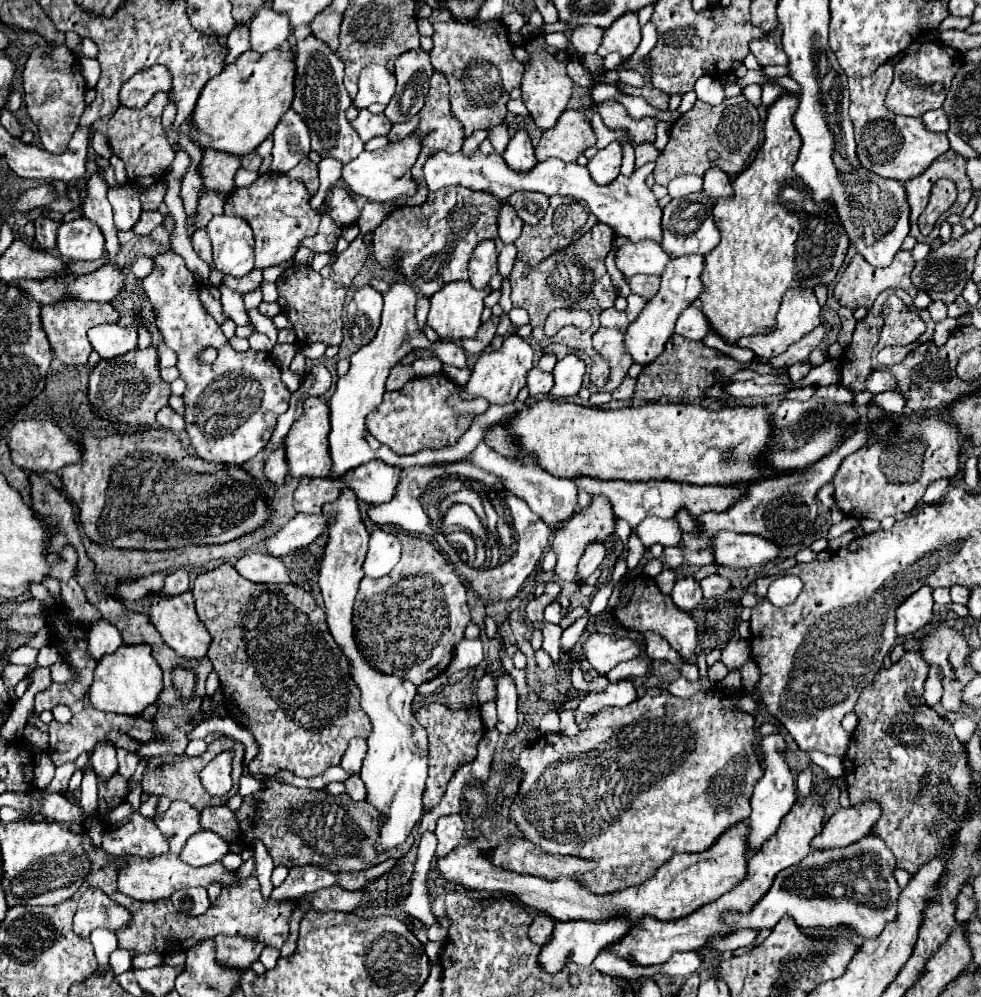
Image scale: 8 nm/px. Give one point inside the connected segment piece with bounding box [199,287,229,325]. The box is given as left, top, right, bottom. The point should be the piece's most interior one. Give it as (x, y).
(213, 306)

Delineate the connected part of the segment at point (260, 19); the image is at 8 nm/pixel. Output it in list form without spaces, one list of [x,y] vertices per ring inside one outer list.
[[[271,7],[259,9],[249,27],[251,27],[251,49],[257,53],[267,53],[275,47],[281,47],[291,33],[289,17],[285,17],[285,13],[277,13]]]

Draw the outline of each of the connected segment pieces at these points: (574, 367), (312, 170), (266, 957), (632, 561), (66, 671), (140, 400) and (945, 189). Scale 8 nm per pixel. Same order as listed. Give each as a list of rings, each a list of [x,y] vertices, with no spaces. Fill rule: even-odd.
[[[571,353],[555,365],[553,375],[555,375],[555,385],[551,389],[551,395],[555,399],[577,395],[585,375],[585,361],[581,361],[577,355]]]
[[[309,159],[305,161],[299,161],[289,173],[289,177],[293,179],[303,179],[303,183],[307,185],[309,193],[315,193],[317,191],[317,185],[319,185],[319,173],[317,173],[317,165]]]
[[[265,947],[259,957],[259,961],[265,965],[265,969],[271,969],[277,963],[277,959],[279,959],[279,949],[275,949],[275,947]]]
[[[631,535],[627,551],[629,551],[629,555],[627,555],[628,573],[631,573],[633,569],[639,567],[639,561],[643,559],[643,553],[645,553],[645,545],[639,541],[639,537]]]
[[[59,661],[51,667],[51,675],[53,675],[53,681],[55,683],[65,683],[65,681],[71,681],[73,679],[73,671],[69,669],[69,665],[65,665],[65,661]]]
[[[155,347],[129,351],[115,359],[101,359],[89,375],[89,401],[95,413],[109,423],[145,427],[155,423],[155,413],[167,405],[171,387],[159,375],[159,355]]]
[[[939,179],[932,186],[929,201],[925,207],[925,211],[921,213],[918,224],[923,235],[928,235],[935,227],[937,219],[949,211],[949,207],[955,203],[957,199],[957,187],[953,181],[949,179]]]

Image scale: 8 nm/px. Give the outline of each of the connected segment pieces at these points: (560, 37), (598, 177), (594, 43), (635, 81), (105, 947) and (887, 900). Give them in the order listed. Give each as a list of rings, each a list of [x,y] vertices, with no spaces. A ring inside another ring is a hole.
[[[551,33],[551,35],[547,35],[547,45],[549,45],[549,47],[555,47],[555,49],[567,51],[569,39],[565,37],[565,33]]]
[[[617,141],[609,143],[593,159],[589,159],[587,169],[595,183],[599,185],[611,183],[619,175],[619,169],[621,169],[621,145]]]
[[[593,25],[587,27],[575,27],[573,29],[573,37],[571,43],[575,45],[575,49],[585,55],[585,53],[596,53],[601,45],[601,37],[603,37],[603,29],[597,29]]]
[[[619,70],[618,75],[621,81],[634,87],[642,87],[645,84],[643,77],[635,70]]]
[[[95,929],[91,933],[91,943],[95,947],[95,957],[101,973],[105,973],[105,969],[109,965],[109,955],[119,947],[117,935],[109,929]]]
[[[863,837],[849,847],[841,849],[827,849],[827,851],[811,851],[799,865],[793,865],[791,869],[783,869],[777,873],[773,887],[767,891],[767,895],[749,911],[749,913],[737,913],[727,911],[723,915],[725,923],[731,929],[743,929],[743,927],[757,927],[757,929],[773,929],[783,915],[789,915],[795,919],[801,929],[805,927],[821,927],[821,929],[835,929],[835,927],[851,927],[859,937],[863,939],[875,939],[883,931],[883,927],[897,917],[897,897],[901,893],[893,871],[895,871],[895,857],[891,849],[881,841],[879,837]]]

